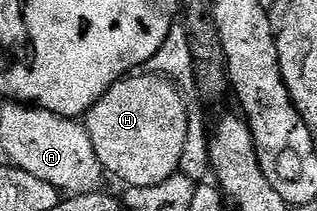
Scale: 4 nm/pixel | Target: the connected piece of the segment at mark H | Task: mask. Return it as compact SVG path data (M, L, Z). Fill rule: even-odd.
M138 72L125 80L117 82L98 103L84 115L84 125L88 136L92 136L92 146L100 160L103 171L114 178L119 178L127 187L160 184L173 174L179 173L181 153L185 148L185 138L189 132L190 110L187 99L174 82L160 74Z

